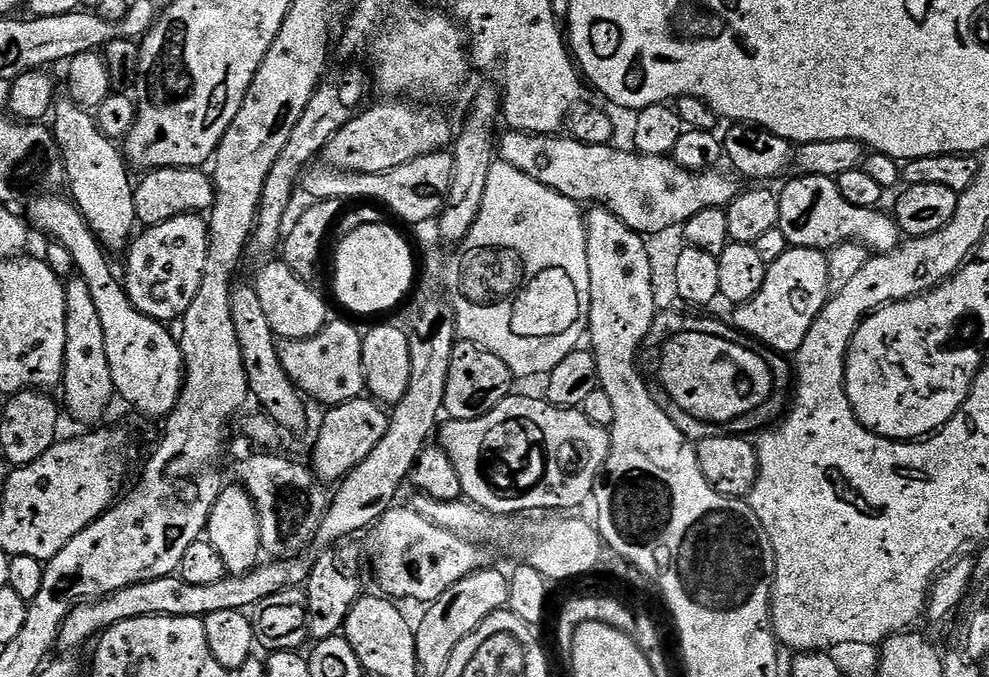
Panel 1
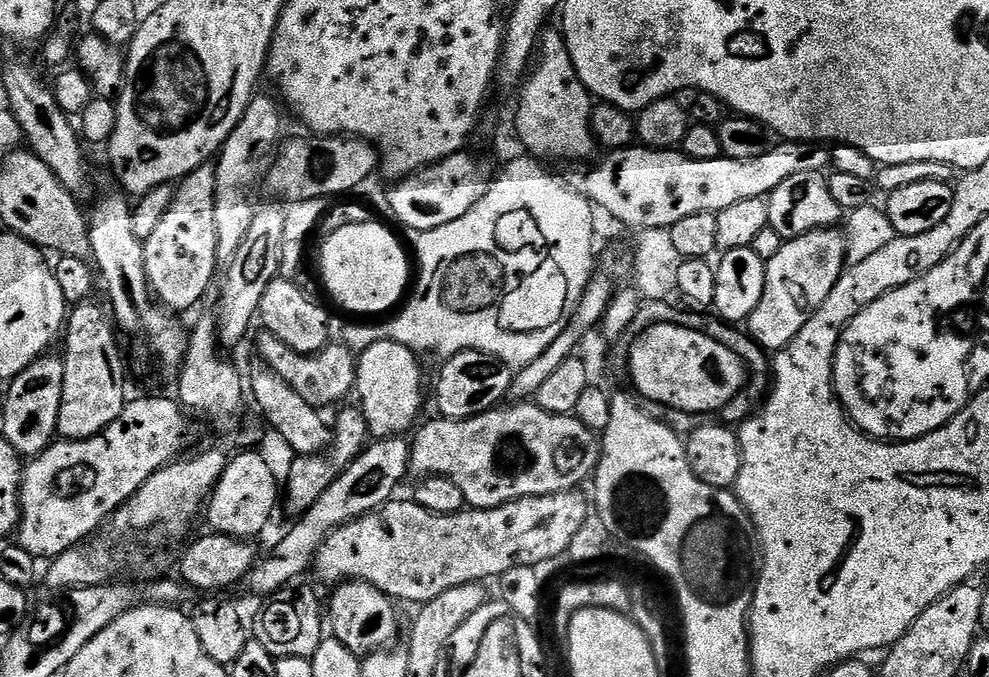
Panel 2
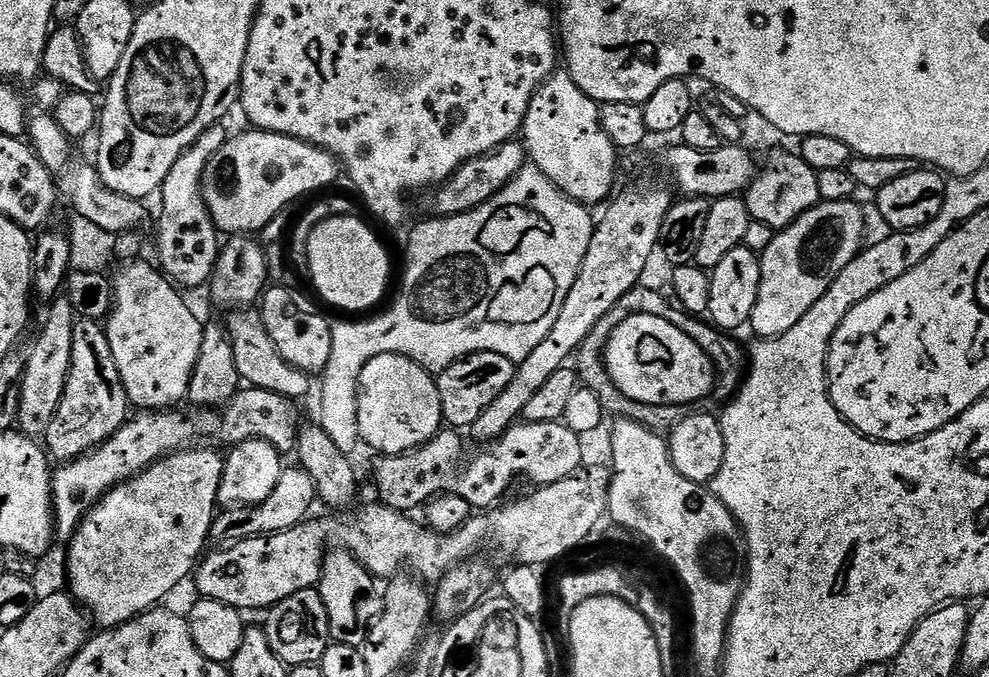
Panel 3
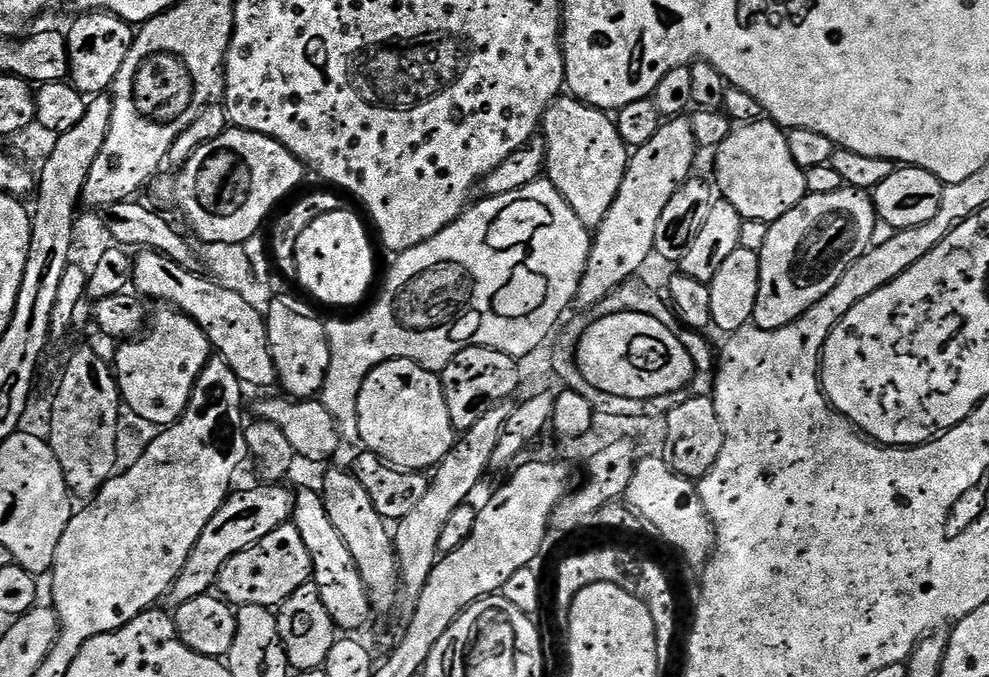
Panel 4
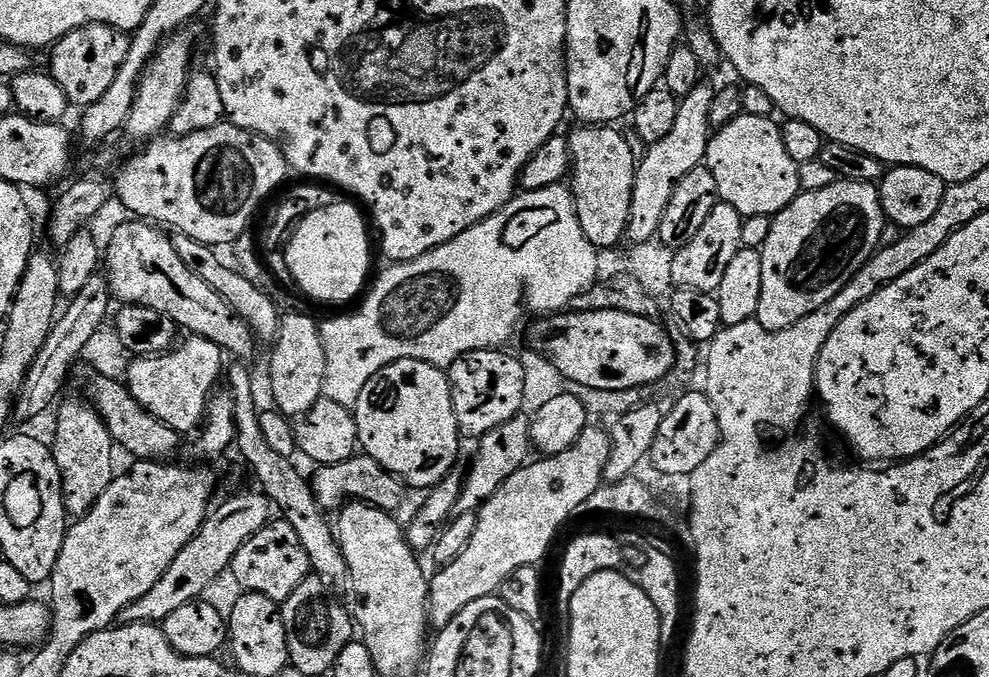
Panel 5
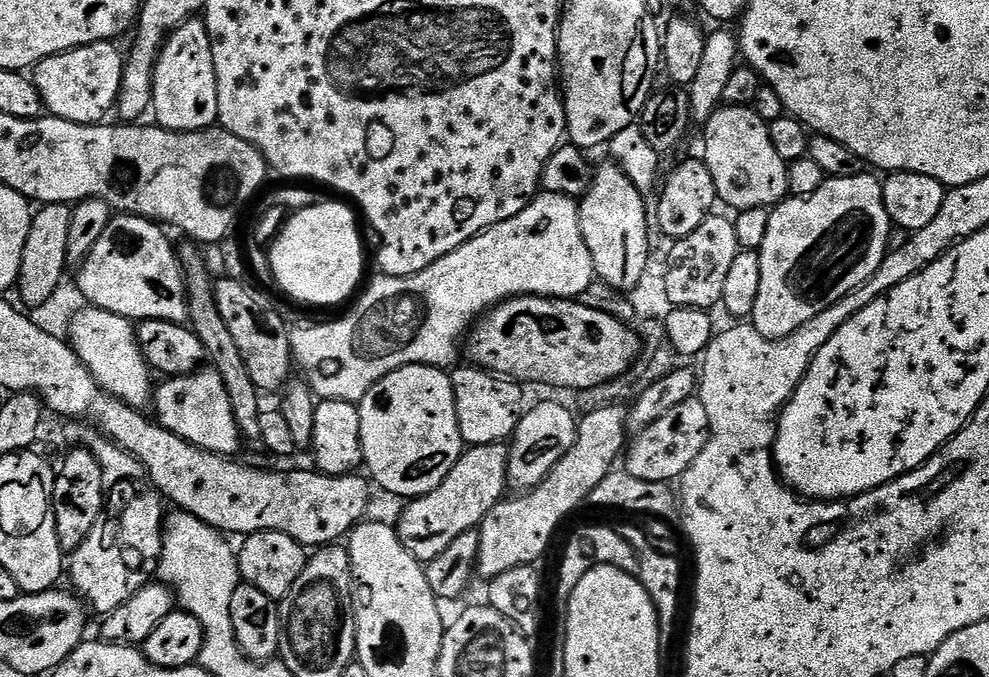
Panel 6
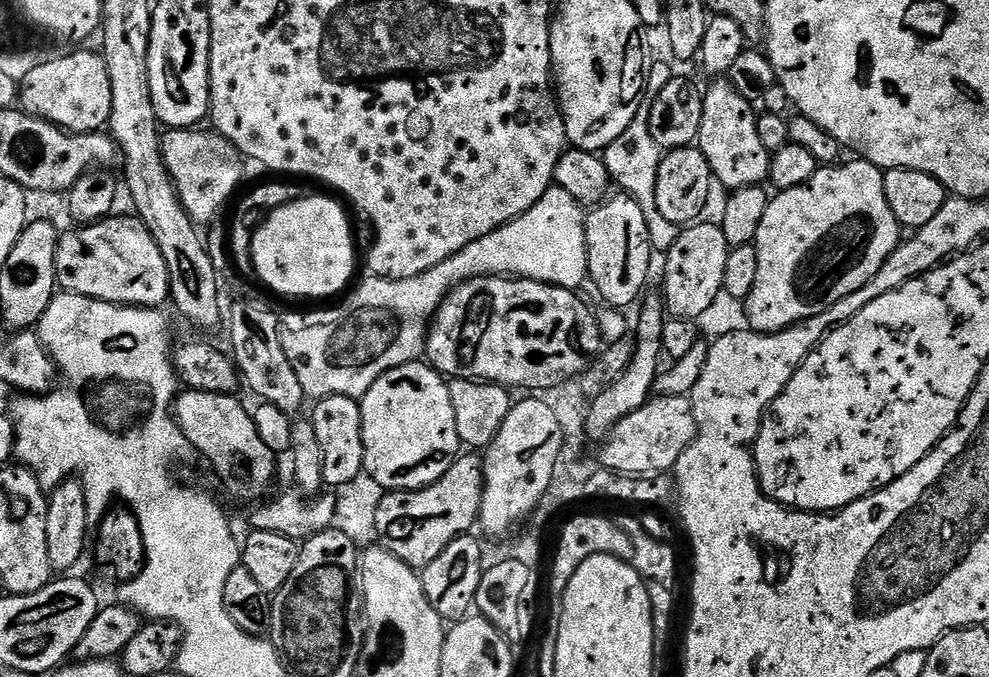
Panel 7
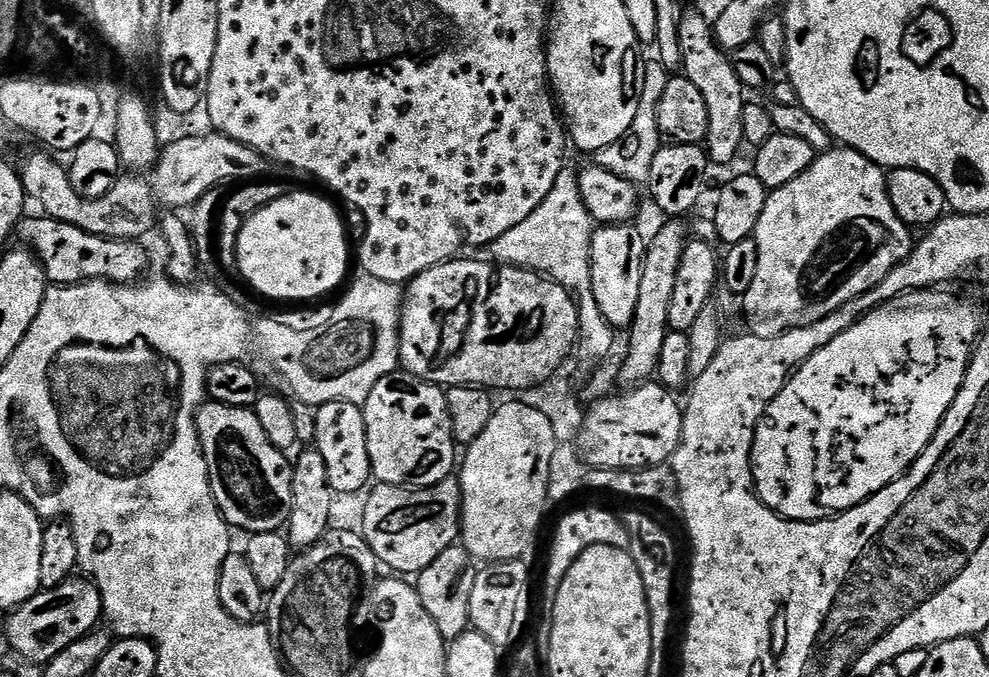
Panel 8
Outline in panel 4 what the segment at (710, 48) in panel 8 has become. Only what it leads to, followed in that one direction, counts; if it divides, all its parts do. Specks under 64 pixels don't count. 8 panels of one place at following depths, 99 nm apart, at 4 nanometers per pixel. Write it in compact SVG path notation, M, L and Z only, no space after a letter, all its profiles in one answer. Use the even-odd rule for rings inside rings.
M767 118L733 127L731 134L714 149L714 156L716 156L715 187L722 199L730 202L734 210L738 210L740 219L745 222L761 220L761 225L772 224L778 218L782 218L782 214L794 210L794 206L798 206L798 202L802 202L802 198L809 193L805 169L800 168L798 162L794 162L794 157L790 155L788 132Z

